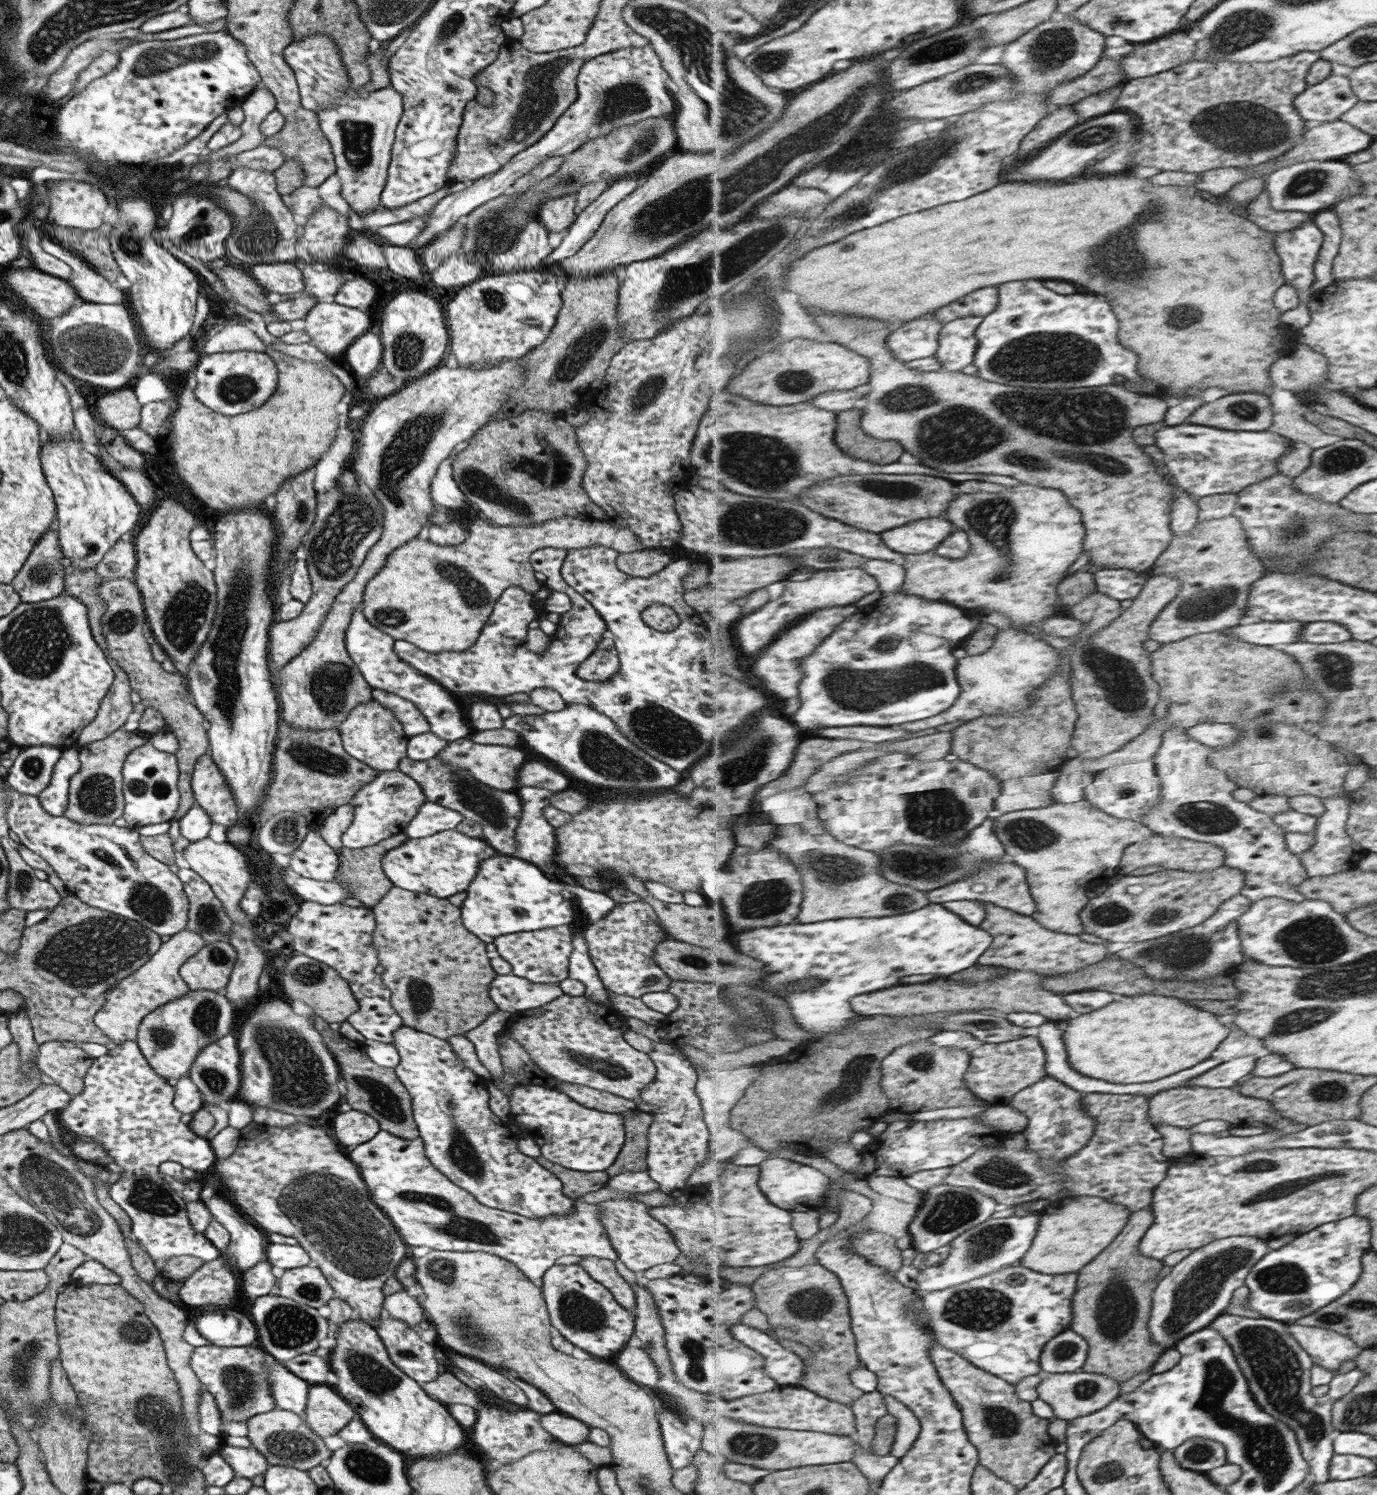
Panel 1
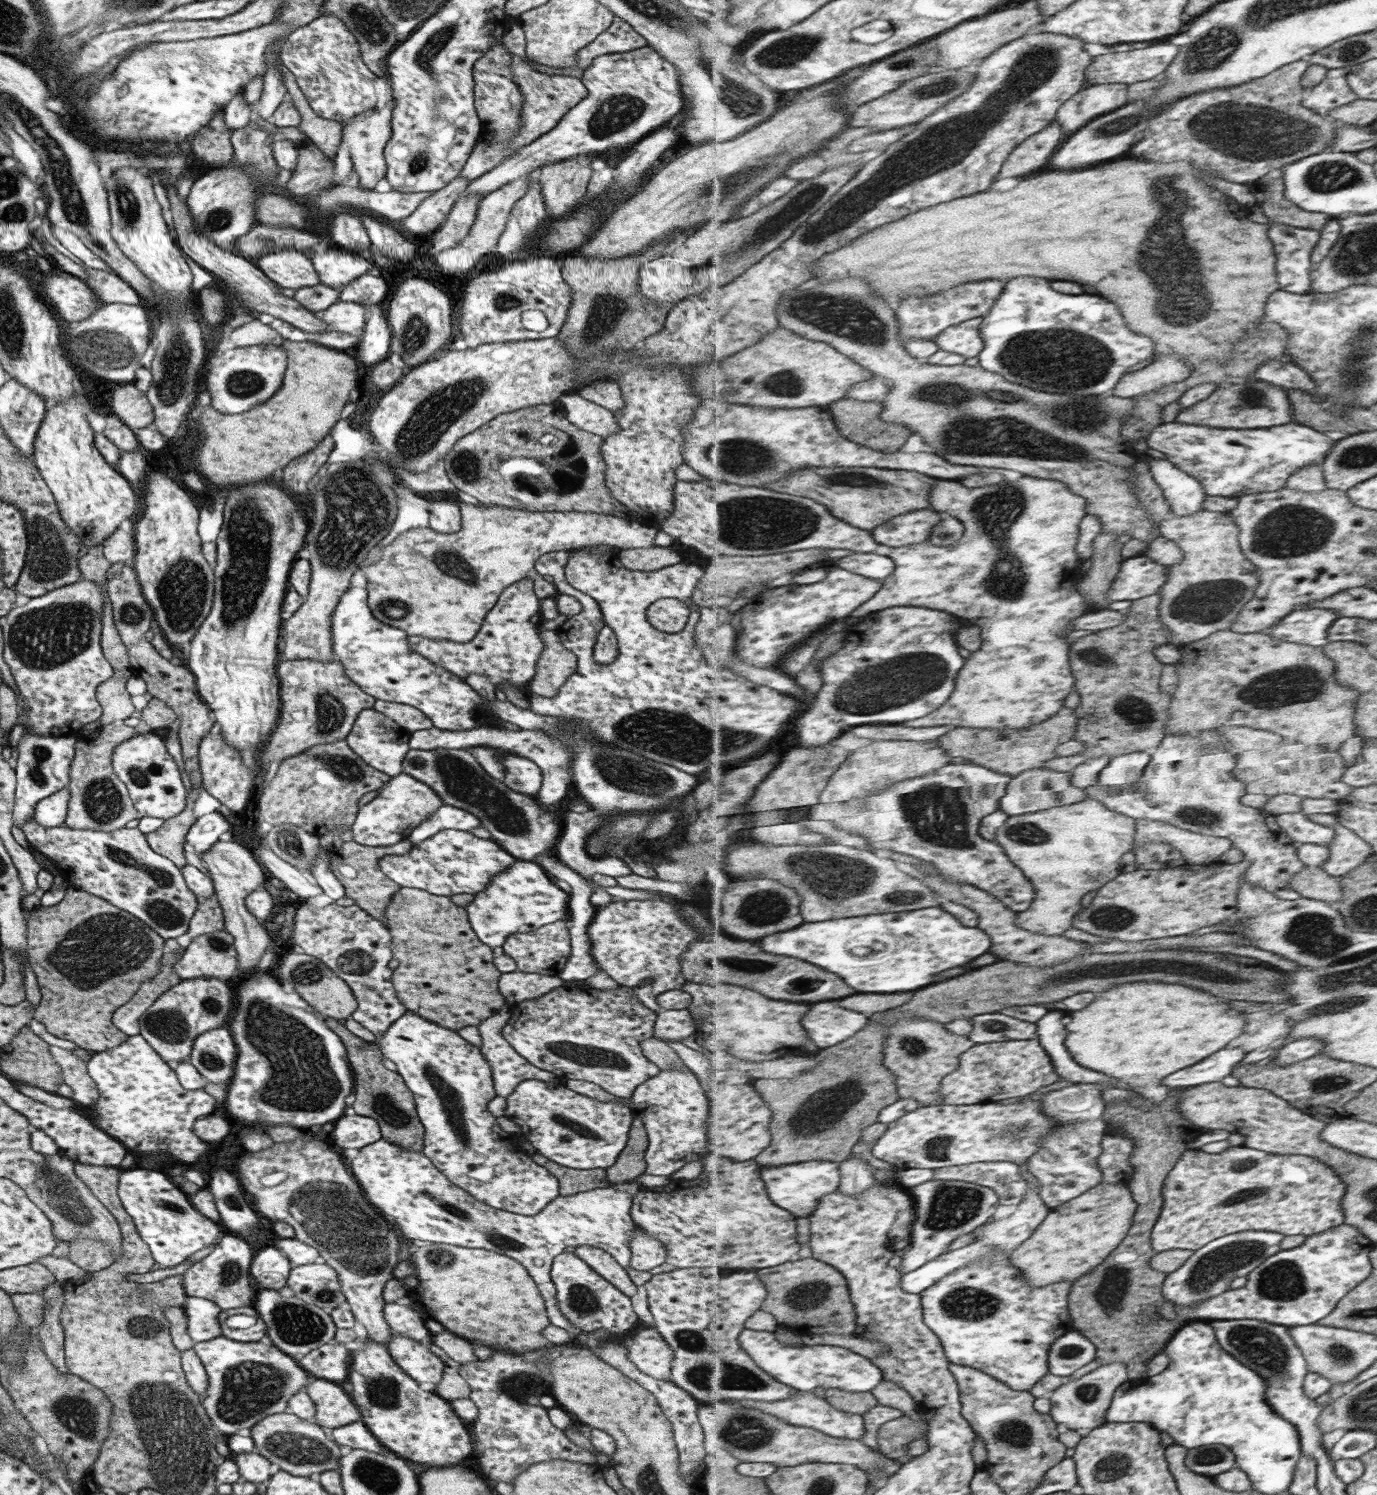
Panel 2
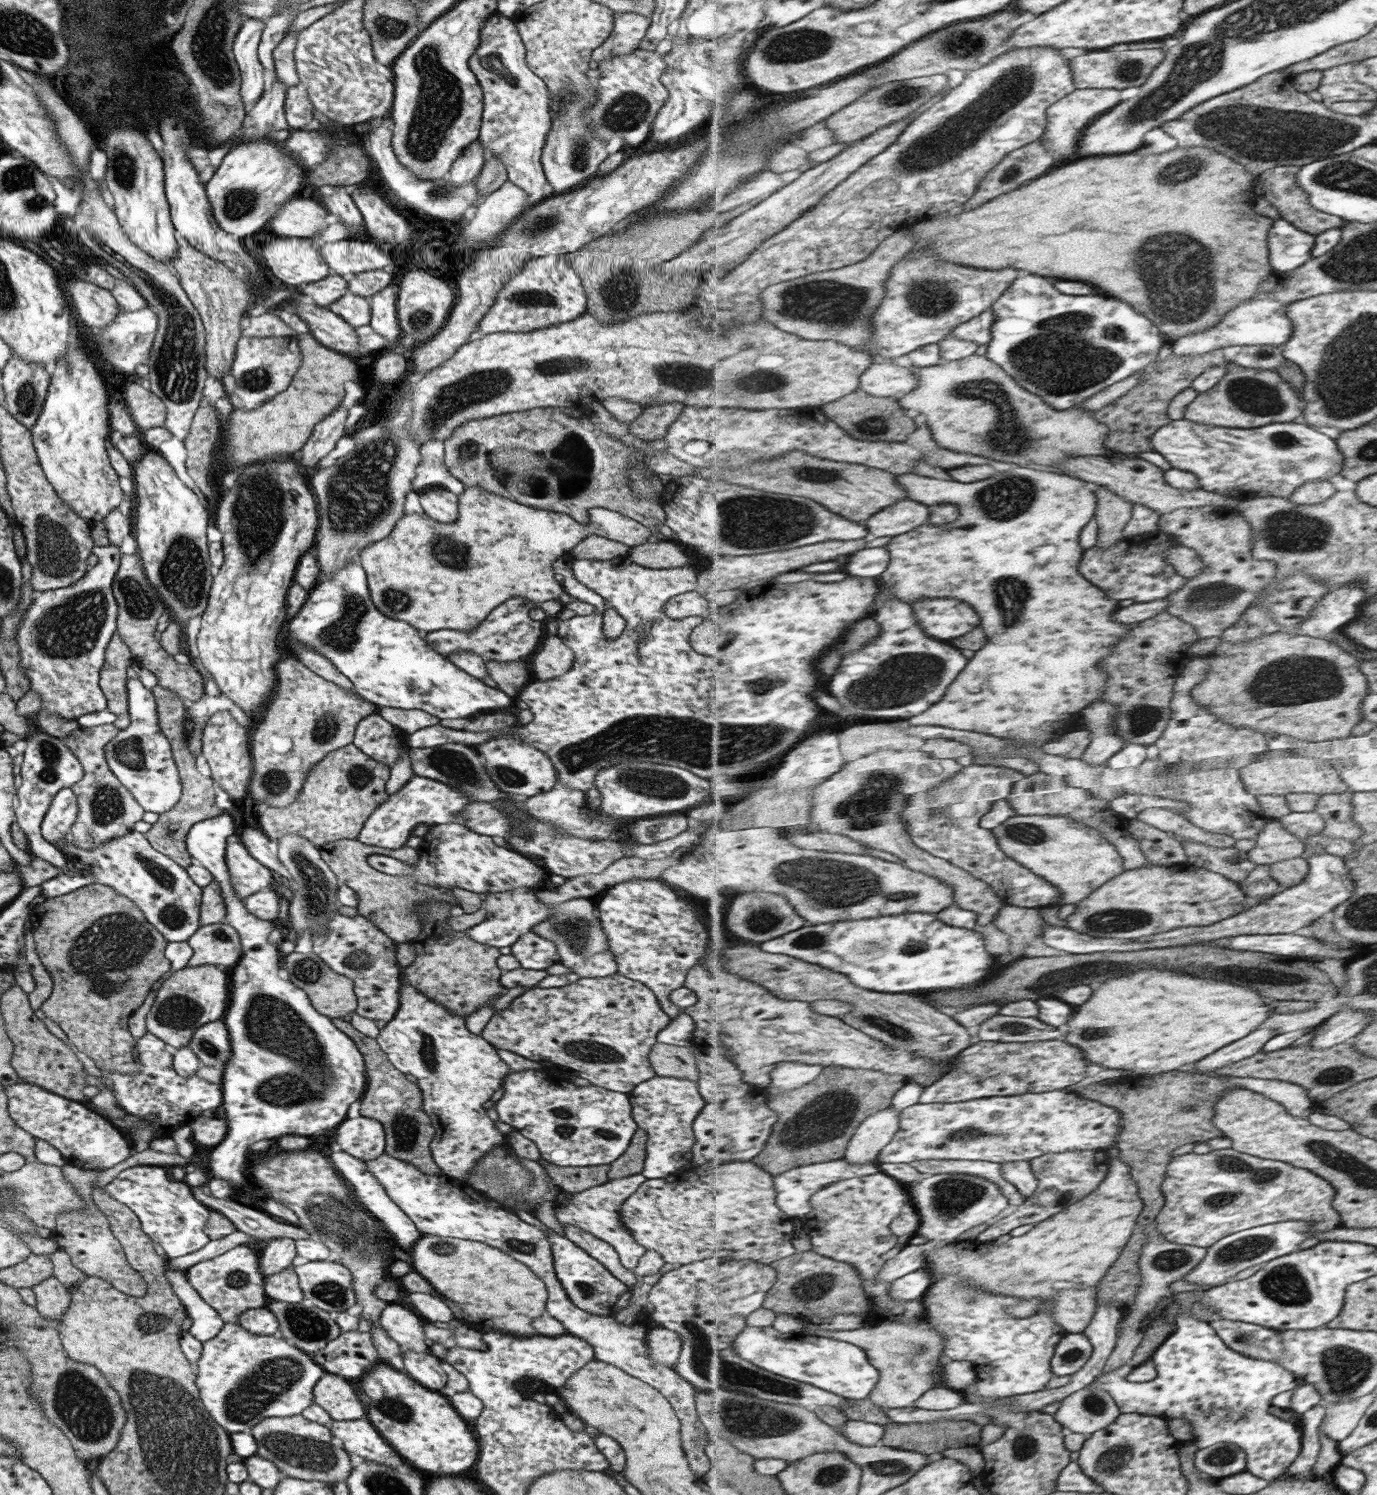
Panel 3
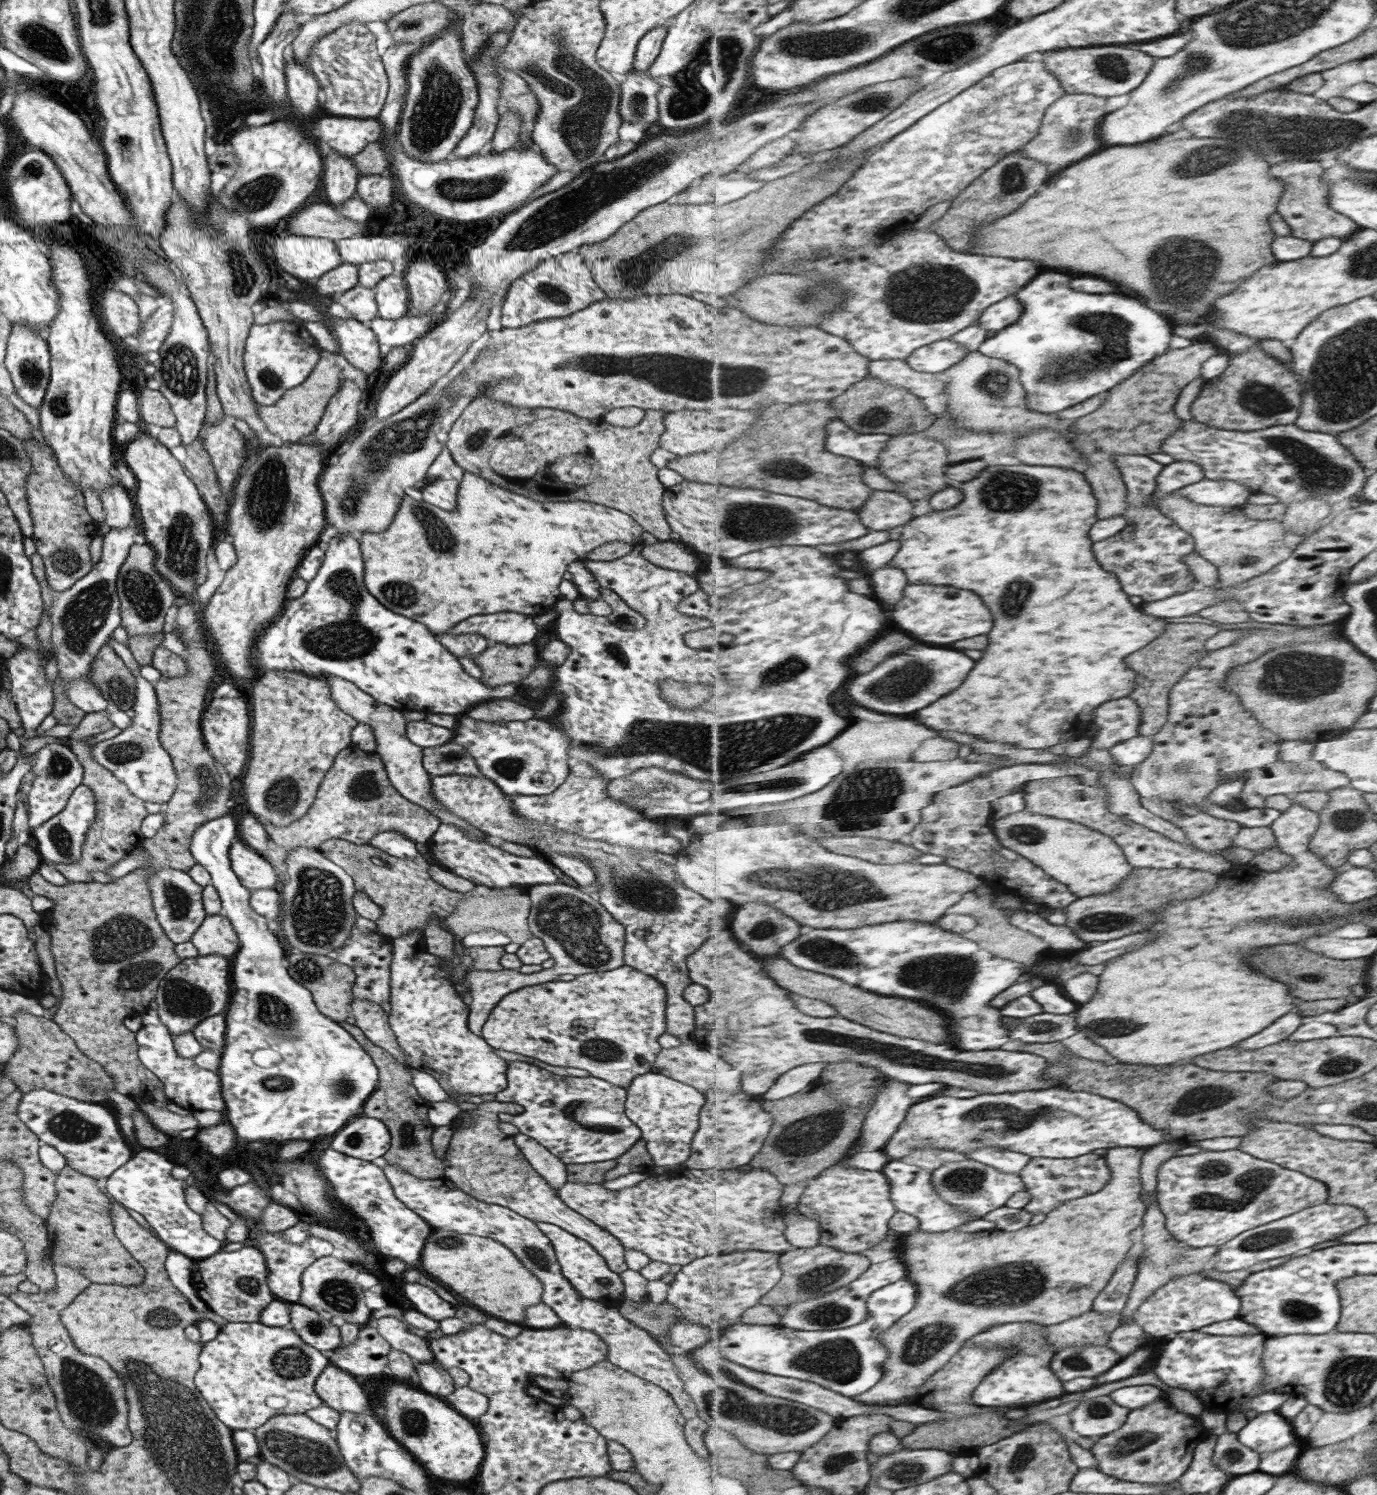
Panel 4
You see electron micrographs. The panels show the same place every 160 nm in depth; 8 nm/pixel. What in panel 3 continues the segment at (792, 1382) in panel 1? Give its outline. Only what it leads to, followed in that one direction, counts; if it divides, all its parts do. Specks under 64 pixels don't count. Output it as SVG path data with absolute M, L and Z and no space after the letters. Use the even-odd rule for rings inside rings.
M773 1326L747 1327L734 1340L734 1349L741 1358L775 1374L814 1384L847 1400L861 1401L871 1397L880 1379L880 1370L870 1363L868 1352L859 1345L796 1333L777 1332Z

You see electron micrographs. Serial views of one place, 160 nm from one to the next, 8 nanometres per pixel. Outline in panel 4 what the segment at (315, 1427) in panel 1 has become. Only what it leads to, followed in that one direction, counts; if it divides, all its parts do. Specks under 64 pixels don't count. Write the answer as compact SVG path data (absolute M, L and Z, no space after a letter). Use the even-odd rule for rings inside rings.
M333 1364L325 1365L325 1368L319 1373L314 1382L314 1392L325 1406L334 1408L338 1413L361 1413L364 1409L371 1408L361 1386L357 1383L357 1378Z

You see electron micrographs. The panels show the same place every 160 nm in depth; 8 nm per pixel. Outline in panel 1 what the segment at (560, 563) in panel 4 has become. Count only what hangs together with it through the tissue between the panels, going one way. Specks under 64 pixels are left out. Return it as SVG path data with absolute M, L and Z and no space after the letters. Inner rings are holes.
M481 515L473 518L466 540L457 546L435 545L429 539L415 538L394 548L385 559L385 564L364 586L359 604L367 622L377 630L388 634L394 641L406 640L421 650L430 653L443 651L461 652L469 648L480 635L497 597L509 587L519 587L525 592L537 592L543 583L537 582L529 564L532 552L539 548L557 548L564 551L589 546L603 546L617 553L640 551L642 544L636 534L627 527L615 526L607 520L580 519L563 515L527 526L497 526Z

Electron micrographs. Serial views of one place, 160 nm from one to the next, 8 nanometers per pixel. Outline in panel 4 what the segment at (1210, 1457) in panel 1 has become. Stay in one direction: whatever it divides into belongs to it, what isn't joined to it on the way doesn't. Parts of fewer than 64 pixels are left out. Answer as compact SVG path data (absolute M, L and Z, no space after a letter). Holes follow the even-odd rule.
M1227 1431L1227 1434L1219 1436L1219 1448L1215 1448L1216 1465L1233 1477L1259 1471L1261 1456L1259 1452L1251 1450L1242 1441L1237 1440L1235 1432Z

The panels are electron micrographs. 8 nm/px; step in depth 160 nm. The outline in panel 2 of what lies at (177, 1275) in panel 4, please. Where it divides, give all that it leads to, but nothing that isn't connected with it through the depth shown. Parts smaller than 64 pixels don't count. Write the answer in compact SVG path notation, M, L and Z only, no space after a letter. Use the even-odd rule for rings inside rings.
M187 1297L181 1307L186 1316L186 1332L194 1343L211 1340L220 1335L217 1314L221 1309L214 1302Z

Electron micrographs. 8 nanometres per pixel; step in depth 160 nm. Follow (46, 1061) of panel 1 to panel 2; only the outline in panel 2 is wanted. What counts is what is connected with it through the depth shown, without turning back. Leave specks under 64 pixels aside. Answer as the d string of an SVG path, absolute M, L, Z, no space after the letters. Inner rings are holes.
M50 1044L48 1049L51 1058L61 1069L64 1084L73 1091L73 1095L69 1098L80 1106L93 1104L98 1099L99 1091L87 1074L86 1063L78 1060L70 1050Z

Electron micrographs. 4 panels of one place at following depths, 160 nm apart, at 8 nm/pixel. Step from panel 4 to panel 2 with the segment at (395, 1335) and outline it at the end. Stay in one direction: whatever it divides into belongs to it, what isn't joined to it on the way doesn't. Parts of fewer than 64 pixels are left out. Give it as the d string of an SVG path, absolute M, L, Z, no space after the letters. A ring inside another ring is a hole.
M409 1300L384 1303L382 1315L392 1333L406 1336L415 1342L426 1342L430 1337L419 1312L409 1304Z

